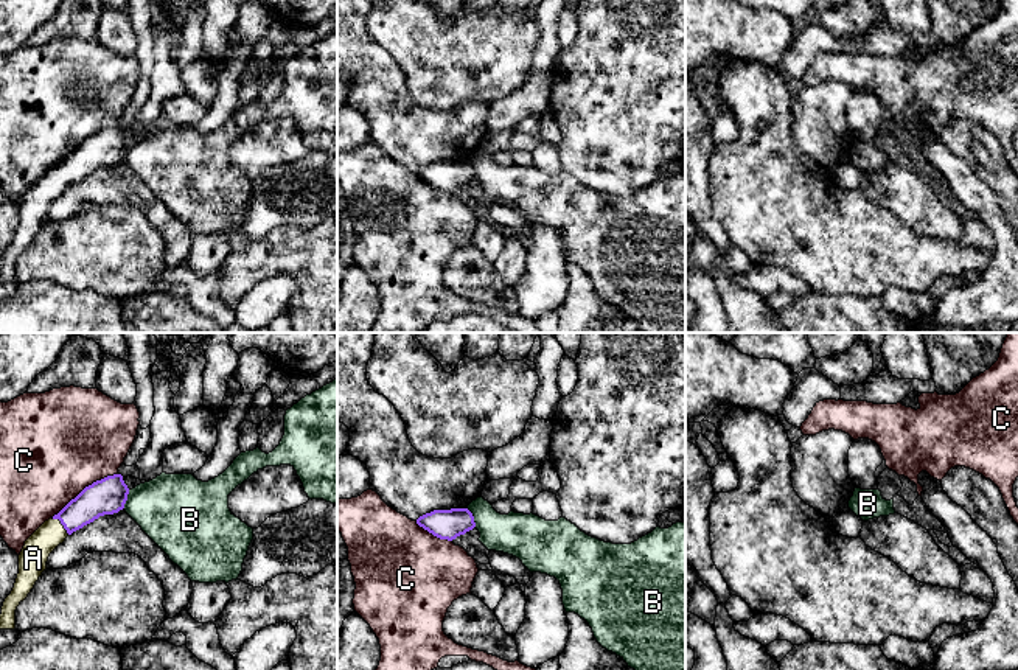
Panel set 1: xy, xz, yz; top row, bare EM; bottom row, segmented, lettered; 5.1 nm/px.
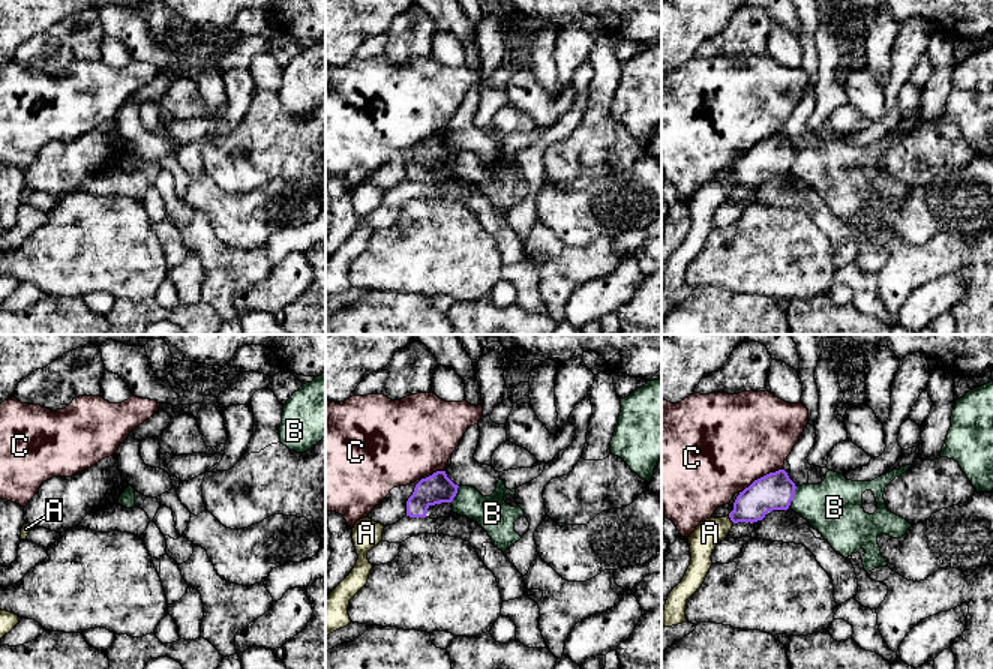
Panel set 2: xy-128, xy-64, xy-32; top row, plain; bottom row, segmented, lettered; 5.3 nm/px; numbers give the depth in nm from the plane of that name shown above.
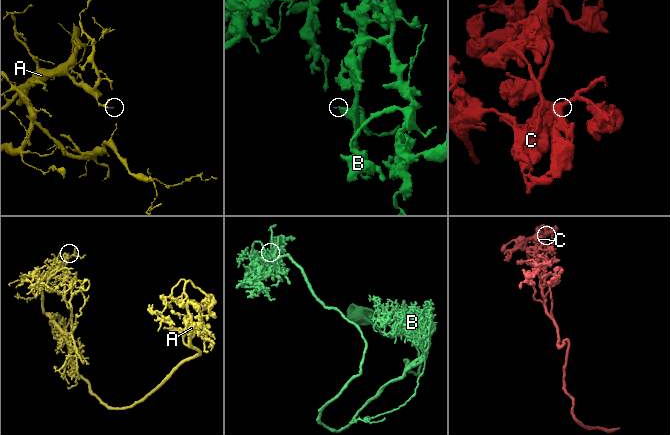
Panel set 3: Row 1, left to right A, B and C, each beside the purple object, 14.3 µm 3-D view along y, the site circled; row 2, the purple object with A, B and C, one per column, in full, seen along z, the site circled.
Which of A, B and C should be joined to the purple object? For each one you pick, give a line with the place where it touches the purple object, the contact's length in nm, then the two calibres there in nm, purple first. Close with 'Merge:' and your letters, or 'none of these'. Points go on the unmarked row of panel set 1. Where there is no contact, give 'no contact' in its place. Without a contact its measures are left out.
A: contact xy (61, 174); length 130 nm; calibres 180 and 150 nm
Merge: A

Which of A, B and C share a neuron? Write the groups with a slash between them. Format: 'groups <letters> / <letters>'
groups A / B / C

